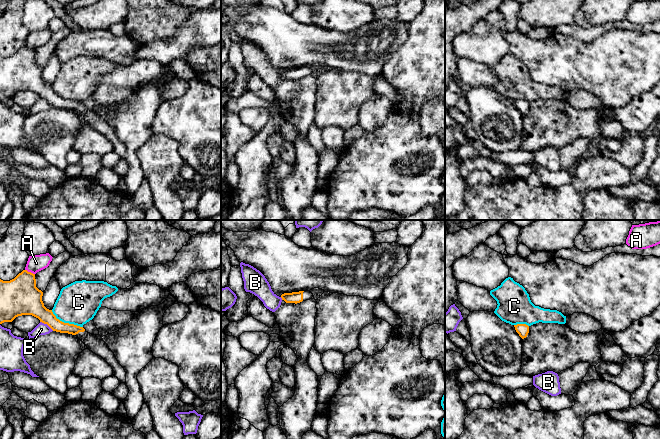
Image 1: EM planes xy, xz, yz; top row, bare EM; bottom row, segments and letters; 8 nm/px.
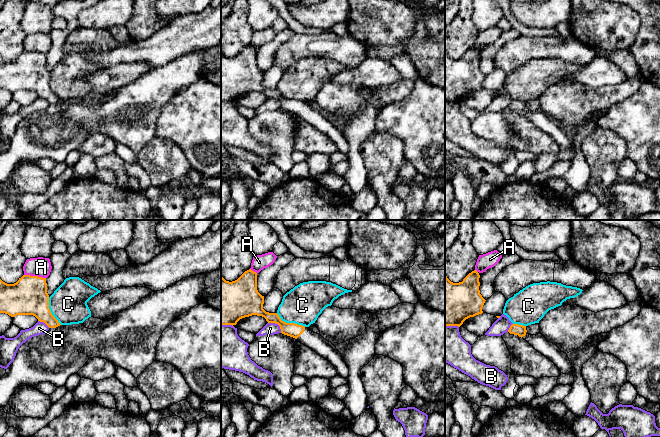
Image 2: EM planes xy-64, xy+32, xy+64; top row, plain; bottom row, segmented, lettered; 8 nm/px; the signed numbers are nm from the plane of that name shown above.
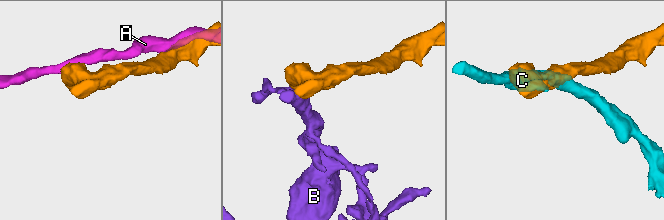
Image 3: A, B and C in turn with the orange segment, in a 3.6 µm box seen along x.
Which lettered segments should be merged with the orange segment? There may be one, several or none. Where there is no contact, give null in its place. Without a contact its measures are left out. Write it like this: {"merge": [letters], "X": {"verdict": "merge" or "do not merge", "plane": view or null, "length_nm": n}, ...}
{"merge": [], "A": {"verdict": "do not merge", "plane": "xy", "length_nm": 90}, "B": {"verdict": "do not merge", "plane": "xy", "length_nm": 130}, "C": {"verdict": "do not merge", "plane": "xy", "length_nm": 300}}

